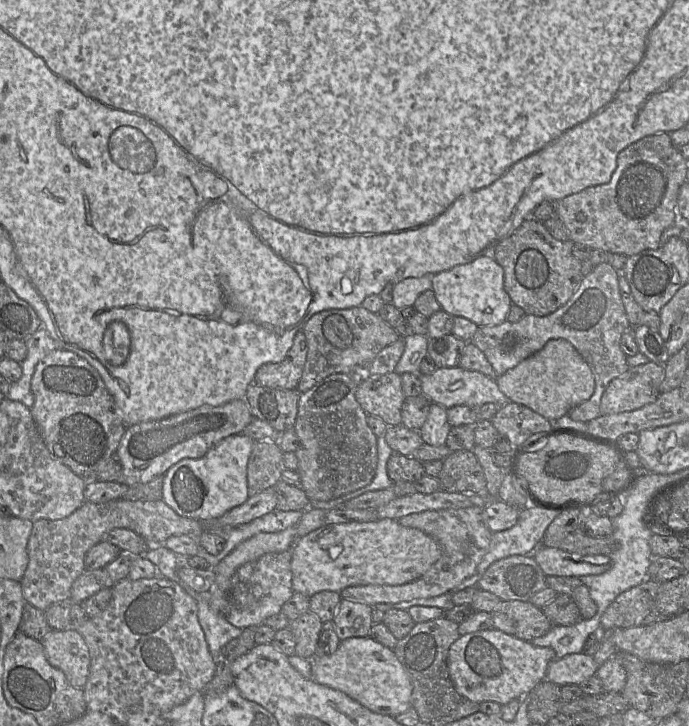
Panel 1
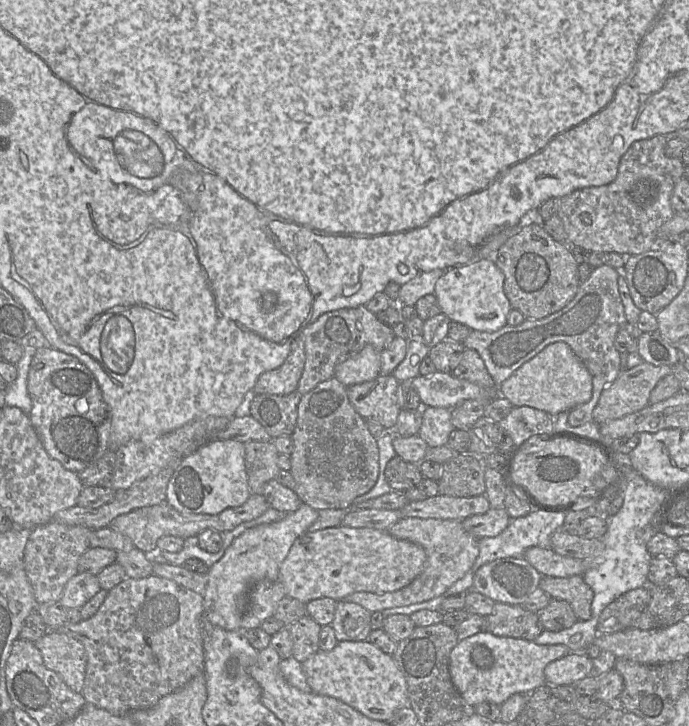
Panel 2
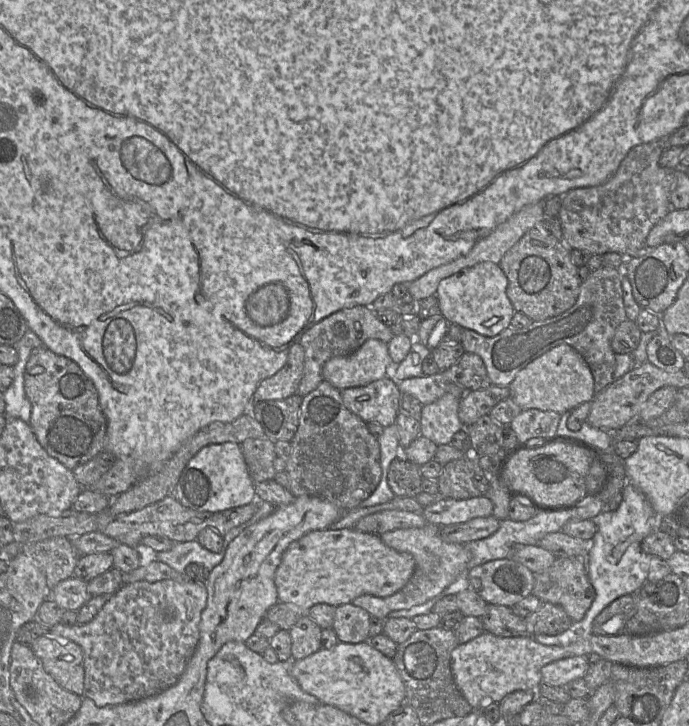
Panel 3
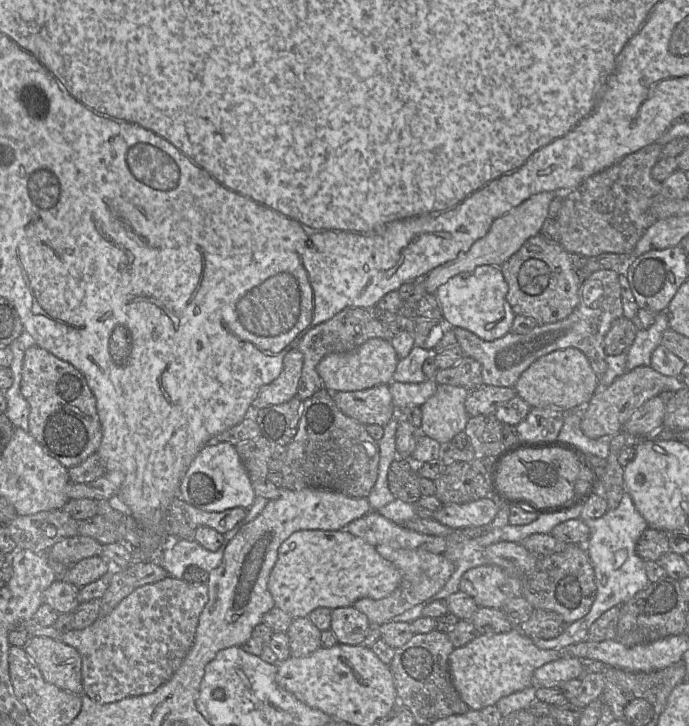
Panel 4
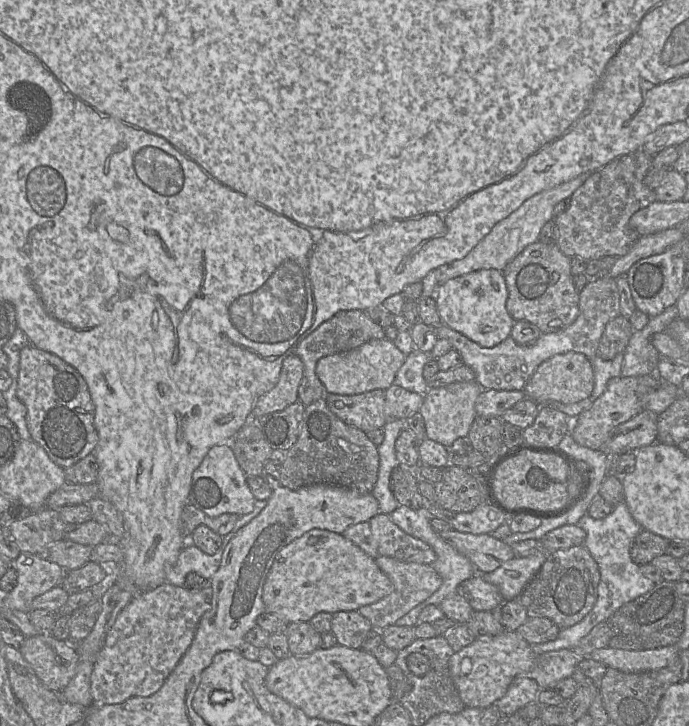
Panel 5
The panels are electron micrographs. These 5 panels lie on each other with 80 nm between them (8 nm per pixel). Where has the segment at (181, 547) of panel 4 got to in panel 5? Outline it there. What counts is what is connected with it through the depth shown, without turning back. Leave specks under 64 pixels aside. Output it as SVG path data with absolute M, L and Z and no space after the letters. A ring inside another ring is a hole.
M187 543L181 550L177 562L166 575L166 582L183 587L185 578L190 572L195 572L210 580L219 569L224 547L220 547L213 555L202 552L198 547Z

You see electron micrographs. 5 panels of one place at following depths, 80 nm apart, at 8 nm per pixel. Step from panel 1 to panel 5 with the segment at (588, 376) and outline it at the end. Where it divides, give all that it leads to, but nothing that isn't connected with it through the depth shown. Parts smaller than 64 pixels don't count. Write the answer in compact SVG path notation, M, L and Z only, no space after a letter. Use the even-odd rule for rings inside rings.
M578 352L554 355L542 362L534 371L523 392L526 398L538 405L547 403L574 404L588 398L594 388L594 372L591 360Z

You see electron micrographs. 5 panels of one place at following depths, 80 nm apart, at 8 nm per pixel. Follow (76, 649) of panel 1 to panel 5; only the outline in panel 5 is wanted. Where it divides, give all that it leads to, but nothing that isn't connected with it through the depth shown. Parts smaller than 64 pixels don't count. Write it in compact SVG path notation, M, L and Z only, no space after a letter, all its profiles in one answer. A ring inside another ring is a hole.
M49 633L26 637L19 651L38 679L52 691L61 692L75 674L78 662L76 648Z

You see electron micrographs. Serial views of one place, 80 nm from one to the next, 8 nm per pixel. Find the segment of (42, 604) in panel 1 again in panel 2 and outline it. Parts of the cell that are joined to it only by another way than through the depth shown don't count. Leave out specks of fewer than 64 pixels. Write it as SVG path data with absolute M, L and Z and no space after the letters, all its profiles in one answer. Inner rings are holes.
M49 522L31 529L24 549L24 569L38 605L60 601L67 582L79 573L78 561L90 548L89 538L92 531L96 530L56 522Z

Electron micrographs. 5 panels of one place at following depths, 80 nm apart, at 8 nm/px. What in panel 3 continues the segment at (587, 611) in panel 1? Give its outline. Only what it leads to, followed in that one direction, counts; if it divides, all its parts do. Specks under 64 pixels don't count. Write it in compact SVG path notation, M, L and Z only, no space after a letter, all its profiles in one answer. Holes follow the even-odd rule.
M586 556L556 558L549 568L534 574L533 595L543 603L548 602L561 606L573 622L584 618L595 599L595 589L587 574Z

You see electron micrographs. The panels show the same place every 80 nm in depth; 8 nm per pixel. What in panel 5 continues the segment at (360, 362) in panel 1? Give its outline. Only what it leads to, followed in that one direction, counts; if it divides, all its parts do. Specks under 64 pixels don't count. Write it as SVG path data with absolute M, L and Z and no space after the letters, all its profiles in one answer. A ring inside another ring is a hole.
M338 311L332 318L323 322L318 328L306 336L298 345L296 355L303 362L303 376L298 387L298 400L305 406L325 399L328 394L326 388L316 375L316 365L325 356L346 353L354 350L372 339L384 339L383 328L376 324L365 311Z

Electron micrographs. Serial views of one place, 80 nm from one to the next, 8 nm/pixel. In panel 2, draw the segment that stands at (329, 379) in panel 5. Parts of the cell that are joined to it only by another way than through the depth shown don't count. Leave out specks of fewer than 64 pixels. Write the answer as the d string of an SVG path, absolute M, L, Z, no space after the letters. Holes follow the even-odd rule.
M367 345L356 356L338 365L334 377L345 386L371 381L380 375L380 354L372 345Z

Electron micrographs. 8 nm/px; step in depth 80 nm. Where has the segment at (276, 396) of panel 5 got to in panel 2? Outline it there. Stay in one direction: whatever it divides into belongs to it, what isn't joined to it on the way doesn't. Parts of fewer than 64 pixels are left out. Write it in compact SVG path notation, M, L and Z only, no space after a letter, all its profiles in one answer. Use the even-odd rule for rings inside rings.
M301 336L291 343L291 350L284 363L262 373L254 387L255 394L287 395L297 390L305 365L305 343Z

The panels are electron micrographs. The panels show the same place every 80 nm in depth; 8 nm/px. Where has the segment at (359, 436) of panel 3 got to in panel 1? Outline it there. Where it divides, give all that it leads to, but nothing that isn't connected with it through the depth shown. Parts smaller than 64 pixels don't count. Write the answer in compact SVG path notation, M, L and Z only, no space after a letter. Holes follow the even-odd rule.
M334 373L315 384L311 389L300 394L298 402L297 418L294 425L294 431L299 438L299 447L295 451L298 459L297 471L300 475L300 487L304 490L310 502L329 501L339 498L345 494L365 487L373 480L378 463L377 436L373 433L367 424L367 413L362 409L356 400L355 392L359 381L358 376L349 373Z

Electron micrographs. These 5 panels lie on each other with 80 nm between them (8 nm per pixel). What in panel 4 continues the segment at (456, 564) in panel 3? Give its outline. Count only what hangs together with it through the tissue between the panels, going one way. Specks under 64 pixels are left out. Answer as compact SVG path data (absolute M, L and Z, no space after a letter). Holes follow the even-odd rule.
M379 545L376 550L399 570L401 575L400 584L385 598L379 600L362 598L352 606L365 614L370 623L376 623L380 626L434 596L445 586L455 570L454 563L443 554L434 554L424 549L393 549L385 545Z

